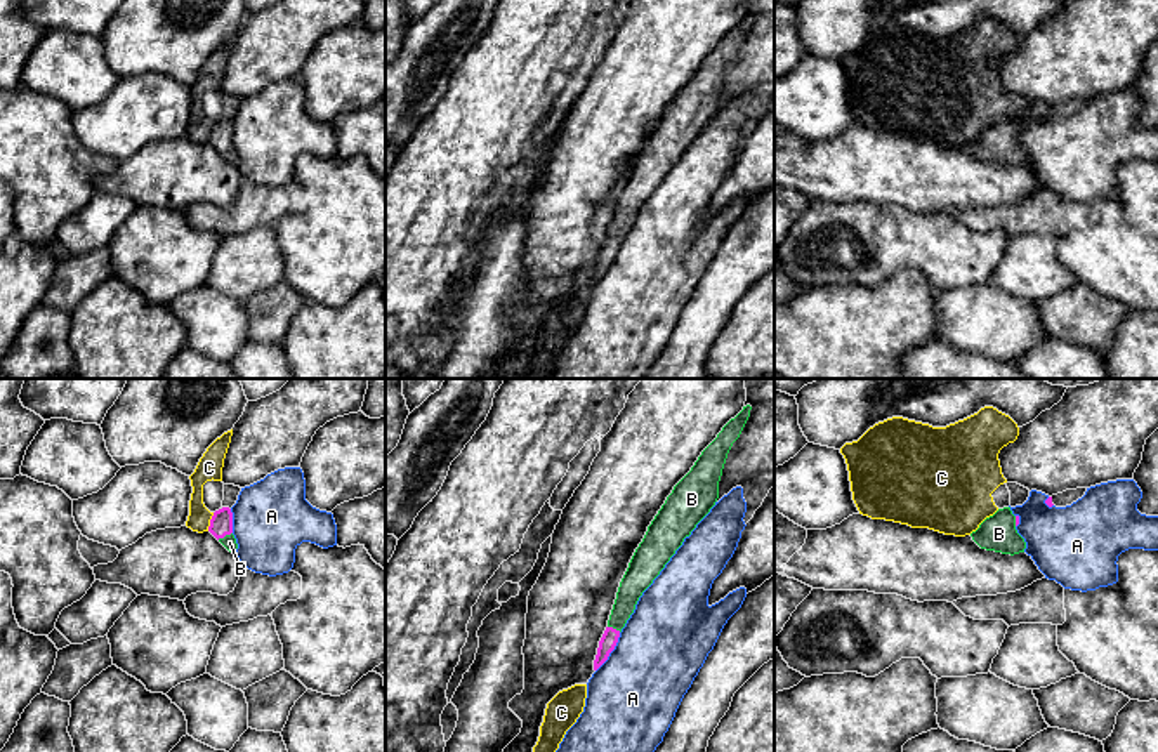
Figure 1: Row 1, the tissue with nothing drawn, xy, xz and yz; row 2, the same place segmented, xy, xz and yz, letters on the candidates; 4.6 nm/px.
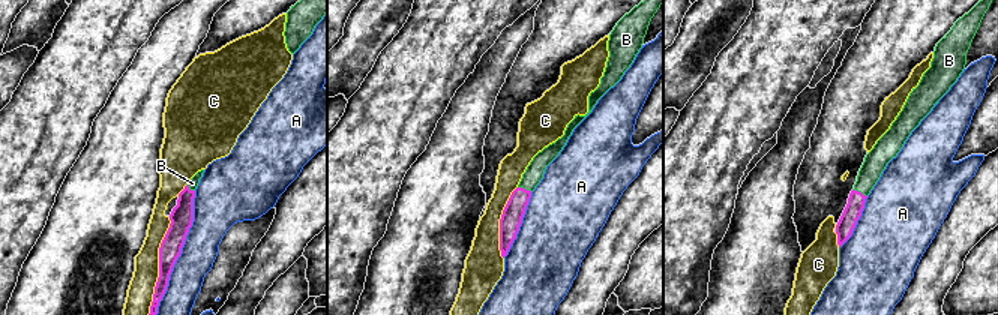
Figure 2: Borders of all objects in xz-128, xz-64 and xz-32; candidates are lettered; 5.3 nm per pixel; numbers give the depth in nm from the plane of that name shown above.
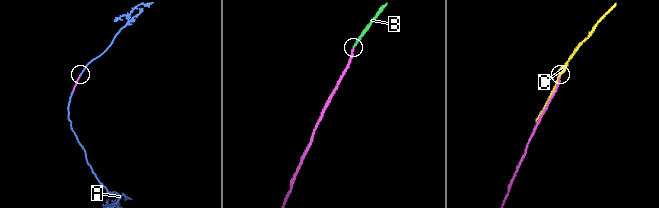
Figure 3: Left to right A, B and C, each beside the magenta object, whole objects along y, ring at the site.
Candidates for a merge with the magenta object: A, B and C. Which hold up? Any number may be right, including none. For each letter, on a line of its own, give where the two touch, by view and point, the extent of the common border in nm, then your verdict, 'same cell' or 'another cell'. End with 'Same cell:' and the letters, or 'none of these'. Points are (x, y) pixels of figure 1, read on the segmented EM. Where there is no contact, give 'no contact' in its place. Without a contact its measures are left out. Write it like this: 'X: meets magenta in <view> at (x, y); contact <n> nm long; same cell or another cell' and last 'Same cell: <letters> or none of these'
A: meets magenta in xz at (611, 650); contact 220 nm long; another cell
B: meets magenta in xy at (224, 535); contact 80 nm long; same cell
C: meets magenta in xy at (210, 521); contact 90 nm long; another cell
Same cell: B

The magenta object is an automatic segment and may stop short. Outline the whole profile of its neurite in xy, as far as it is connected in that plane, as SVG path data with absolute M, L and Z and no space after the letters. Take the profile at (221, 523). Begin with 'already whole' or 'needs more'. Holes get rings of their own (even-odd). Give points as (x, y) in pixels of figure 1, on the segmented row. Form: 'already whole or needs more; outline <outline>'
needs more; outline M222 507L214 512L208 531L229 551L236 554L238 544L233 535L233 512Z

